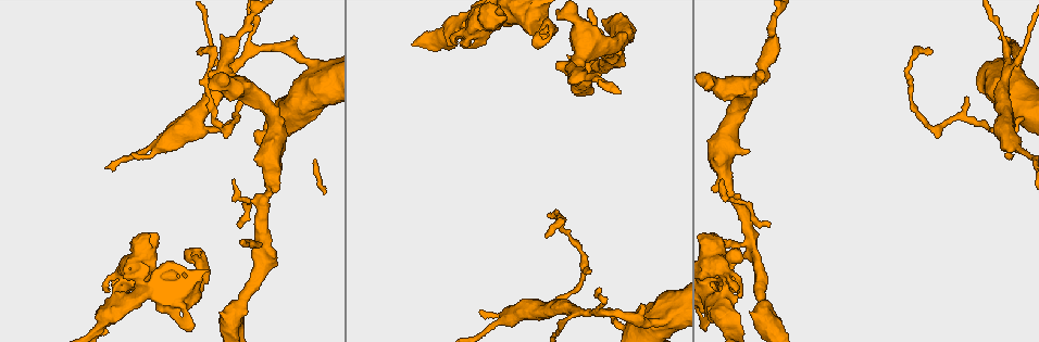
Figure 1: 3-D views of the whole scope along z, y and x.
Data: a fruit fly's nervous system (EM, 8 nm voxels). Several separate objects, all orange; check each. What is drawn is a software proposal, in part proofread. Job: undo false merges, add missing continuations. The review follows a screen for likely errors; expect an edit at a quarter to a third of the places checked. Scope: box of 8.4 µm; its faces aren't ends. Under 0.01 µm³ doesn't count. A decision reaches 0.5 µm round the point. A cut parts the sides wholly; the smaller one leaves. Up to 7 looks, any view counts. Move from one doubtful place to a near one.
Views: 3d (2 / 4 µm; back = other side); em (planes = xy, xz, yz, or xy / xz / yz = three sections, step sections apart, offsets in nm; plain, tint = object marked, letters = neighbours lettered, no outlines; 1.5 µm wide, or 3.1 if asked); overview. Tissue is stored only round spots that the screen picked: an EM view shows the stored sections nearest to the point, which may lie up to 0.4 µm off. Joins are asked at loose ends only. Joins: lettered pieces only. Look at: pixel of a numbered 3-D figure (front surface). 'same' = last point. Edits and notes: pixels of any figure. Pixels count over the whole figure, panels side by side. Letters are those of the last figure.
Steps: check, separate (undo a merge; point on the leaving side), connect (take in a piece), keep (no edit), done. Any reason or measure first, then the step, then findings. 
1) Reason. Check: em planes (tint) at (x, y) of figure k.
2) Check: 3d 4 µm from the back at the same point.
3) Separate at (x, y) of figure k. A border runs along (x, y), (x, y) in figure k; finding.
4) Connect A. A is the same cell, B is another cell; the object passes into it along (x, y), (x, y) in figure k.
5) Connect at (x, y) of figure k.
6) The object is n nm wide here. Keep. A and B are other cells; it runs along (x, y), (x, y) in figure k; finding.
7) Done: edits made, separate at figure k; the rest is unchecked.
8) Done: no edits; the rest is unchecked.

Free end. Check: em yz step 4 (letters) at (967, 97) of figure 1.

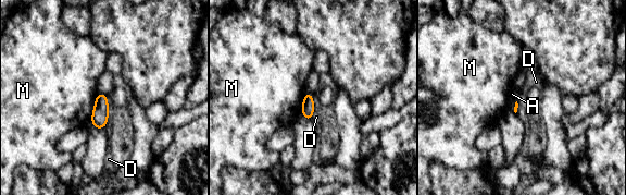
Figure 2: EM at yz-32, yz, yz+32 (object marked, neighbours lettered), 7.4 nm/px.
Keep. A, D and M are other cells; a border runs along (98, 94), (92, 114), (89, 119) in figure 2; no lettered piece goes on from it.

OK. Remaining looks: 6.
Branch stops here. Check: em yz step 4 (tint) at (155, 235) of figure 1.

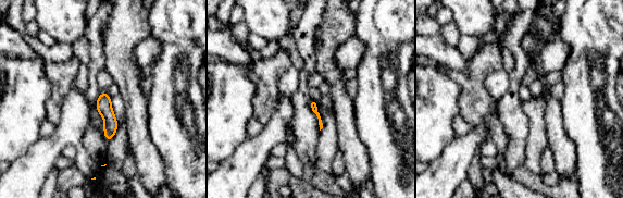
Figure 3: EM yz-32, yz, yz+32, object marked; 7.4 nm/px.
Check: em yz step 4 (letters) at the same point.

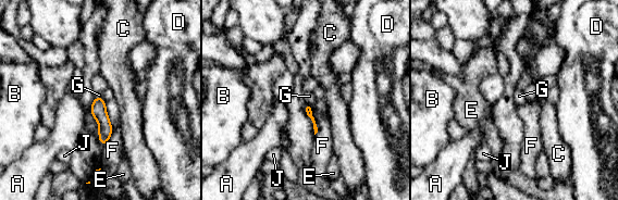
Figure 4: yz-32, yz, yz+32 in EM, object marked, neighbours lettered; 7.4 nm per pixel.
The longest contact is with F, 220 nm. Keep. A, B, C, D, E, F, G and J are other cells; no lettered piece goes on from it.

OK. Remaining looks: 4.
Tapers out. Check: em yz step 4 (letters) at (770, 226) of figure 1.

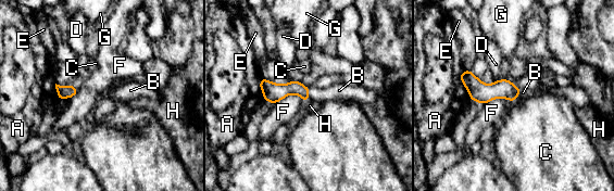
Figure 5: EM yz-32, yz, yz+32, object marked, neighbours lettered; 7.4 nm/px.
The object is 100 nm wide here. Connect B. B is the same cell, A, C, D, E, F, G and H are other cells; the object passes into it along (274, 92), (308, 94), (339, 90) in figure 5; it goes on there.

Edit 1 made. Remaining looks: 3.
Done: edits made, connect at figure 5; the rest is unchecked.

